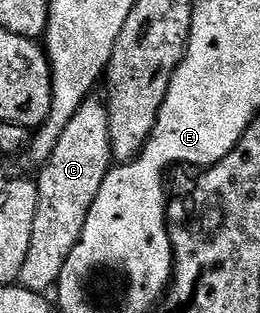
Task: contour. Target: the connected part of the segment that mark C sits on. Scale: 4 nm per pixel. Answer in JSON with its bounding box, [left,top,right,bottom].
[19,95,113,295]

